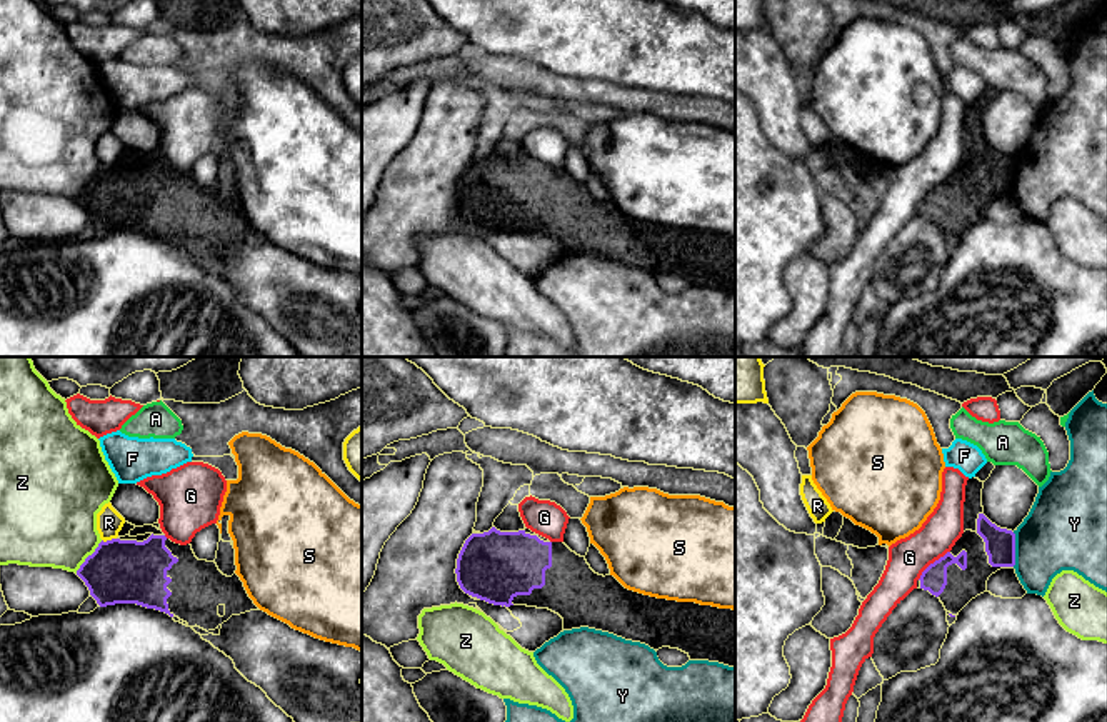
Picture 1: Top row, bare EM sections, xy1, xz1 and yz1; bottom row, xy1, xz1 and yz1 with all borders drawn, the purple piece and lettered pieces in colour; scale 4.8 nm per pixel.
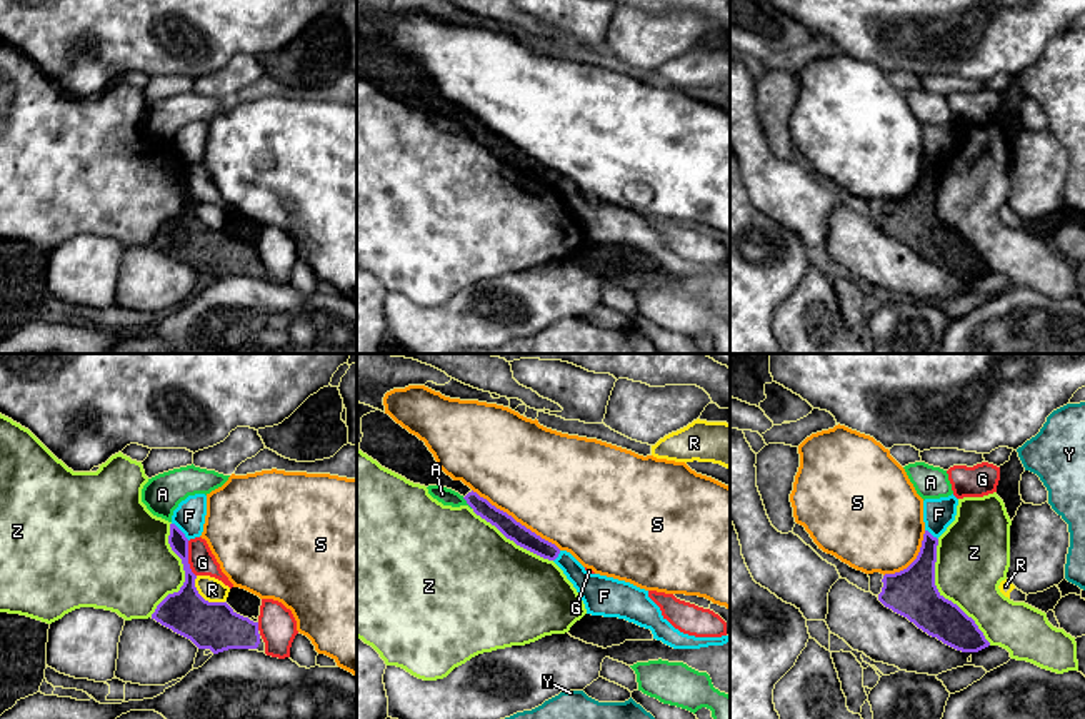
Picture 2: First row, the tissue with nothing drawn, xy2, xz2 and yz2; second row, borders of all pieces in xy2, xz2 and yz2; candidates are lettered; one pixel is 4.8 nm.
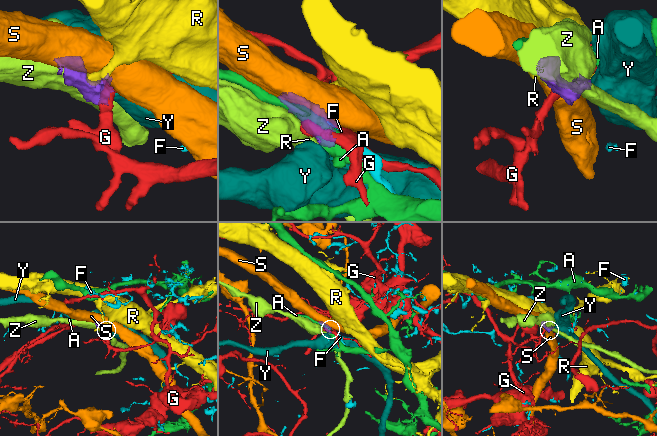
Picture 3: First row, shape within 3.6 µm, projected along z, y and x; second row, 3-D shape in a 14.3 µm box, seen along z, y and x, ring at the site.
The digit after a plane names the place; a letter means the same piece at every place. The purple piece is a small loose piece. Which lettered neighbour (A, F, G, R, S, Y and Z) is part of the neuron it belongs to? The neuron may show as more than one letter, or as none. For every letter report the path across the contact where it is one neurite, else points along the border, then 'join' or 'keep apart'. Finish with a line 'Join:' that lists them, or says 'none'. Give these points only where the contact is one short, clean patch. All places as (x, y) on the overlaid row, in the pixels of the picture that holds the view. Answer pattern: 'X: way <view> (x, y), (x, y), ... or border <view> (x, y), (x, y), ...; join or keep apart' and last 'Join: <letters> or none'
A: border xz2 (462, 497), (472, 507); keep apart
F: border xy2 (172, 522), (189, 539); keep apart
G: keep apart
R: border xy2 (195, 576), (195, 589), (205, 599), (224, 603); keep apart
S: keep apart
Y: border yz1 (1012, 532), (1014, 566); keep apart
Z: keep apart
Join: none

